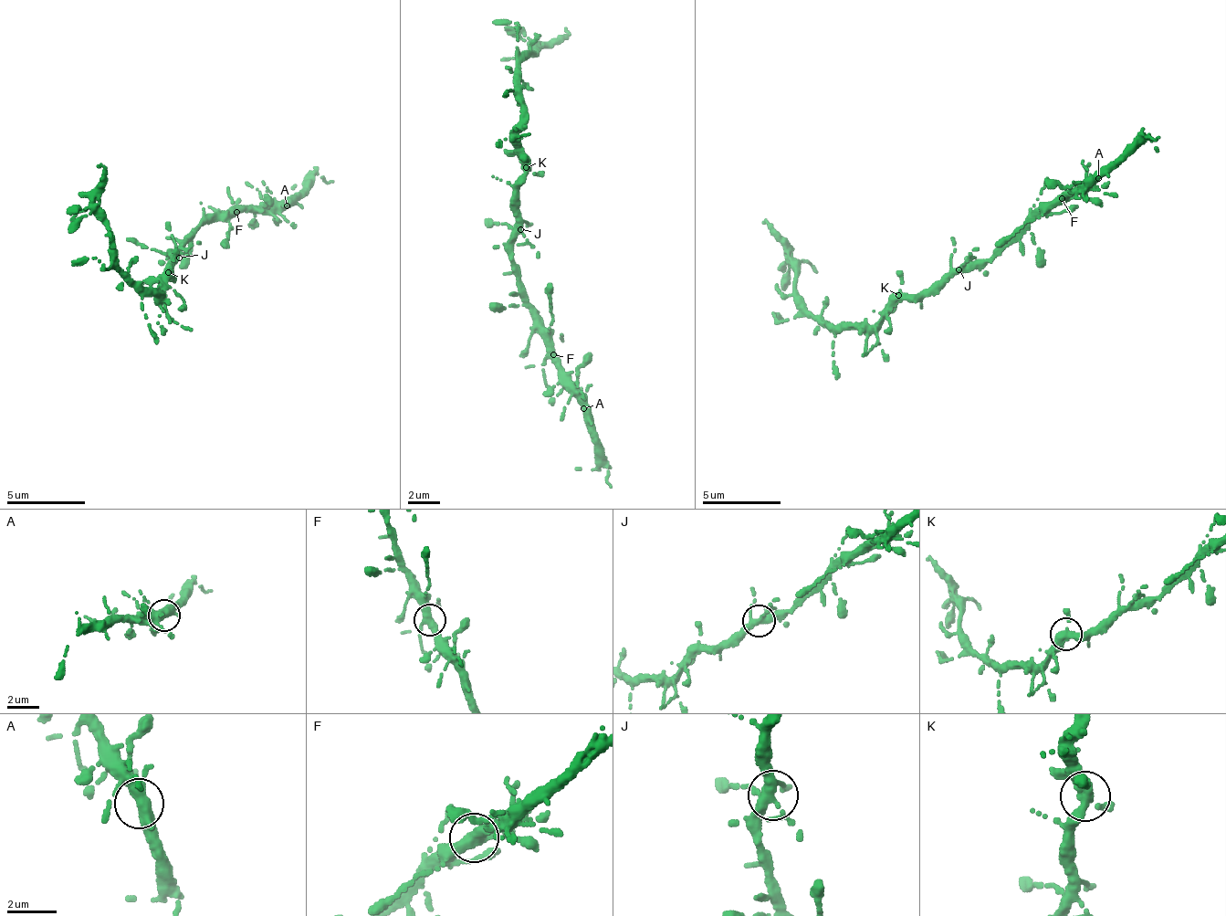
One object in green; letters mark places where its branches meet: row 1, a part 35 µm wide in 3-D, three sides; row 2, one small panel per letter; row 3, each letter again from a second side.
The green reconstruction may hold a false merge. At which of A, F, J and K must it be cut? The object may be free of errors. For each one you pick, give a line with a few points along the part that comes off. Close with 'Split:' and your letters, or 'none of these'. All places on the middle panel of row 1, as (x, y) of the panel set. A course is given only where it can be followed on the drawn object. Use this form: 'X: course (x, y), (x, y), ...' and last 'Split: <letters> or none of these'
Split: none of these

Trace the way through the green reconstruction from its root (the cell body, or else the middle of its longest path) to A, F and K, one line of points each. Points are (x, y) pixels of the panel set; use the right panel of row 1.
A: (957, 270), (1000, 253), (1019, 240), (1037, 213), (1056, 207), (1060, 197), (1087, 190), (1091, 181), (1098, 178)
F: (957, 270), (1000, 253), (1019, 240), (1037, 213), (1056, 207), (1062, 198)
K: (957, 270), (915, 294), (897, 294)

